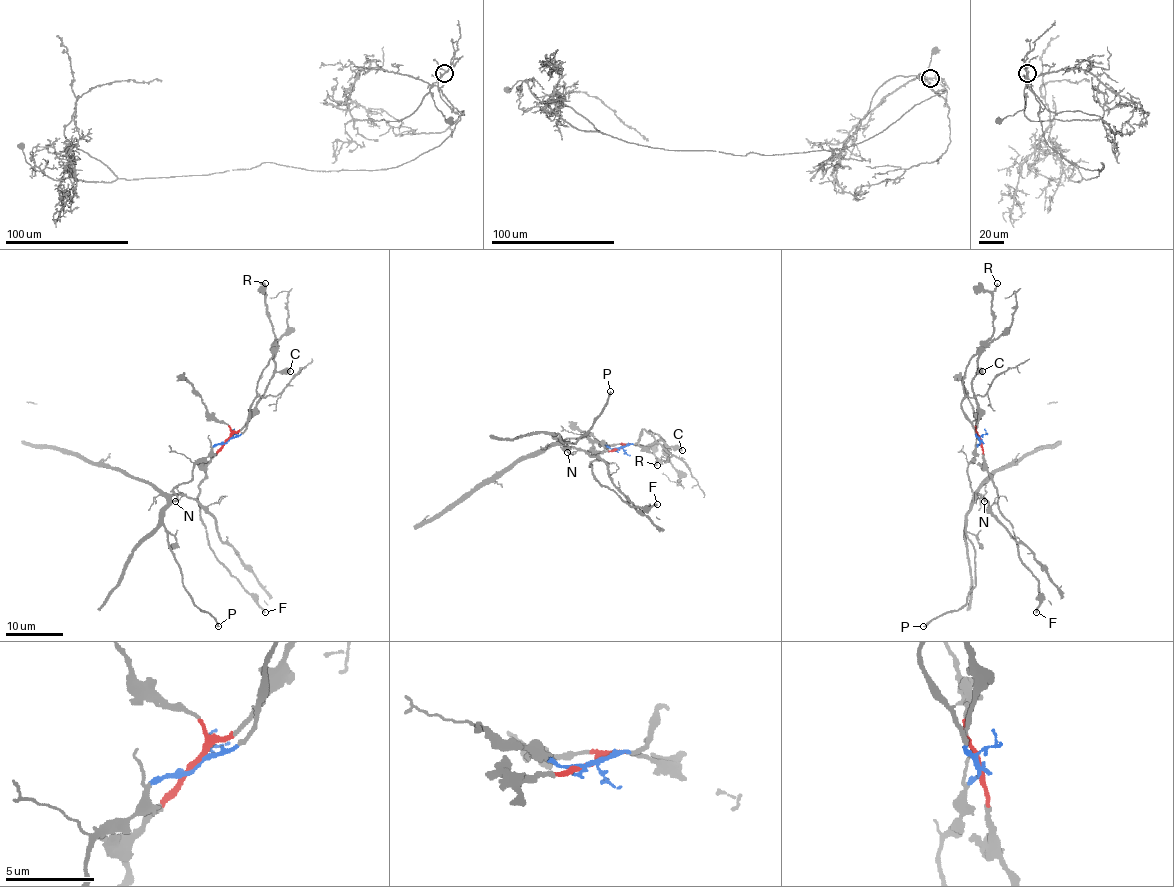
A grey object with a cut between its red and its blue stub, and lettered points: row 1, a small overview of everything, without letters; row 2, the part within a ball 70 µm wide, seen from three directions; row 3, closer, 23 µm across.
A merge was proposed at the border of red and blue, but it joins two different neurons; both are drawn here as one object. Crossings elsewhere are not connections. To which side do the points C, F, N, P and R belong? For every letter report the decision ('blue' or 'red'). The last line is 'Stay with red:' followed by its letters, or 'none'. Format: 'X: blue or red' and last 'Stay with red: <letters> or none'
C: red
F: red
N: blue
P: blue
R: red
Stay with red: C, F, R

